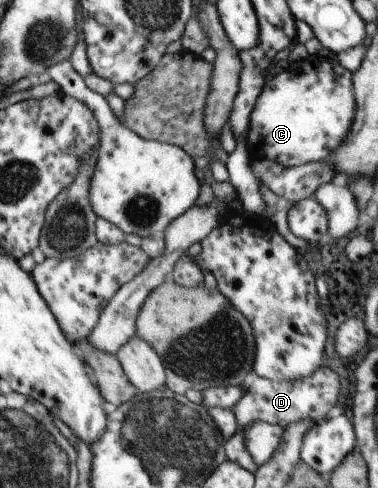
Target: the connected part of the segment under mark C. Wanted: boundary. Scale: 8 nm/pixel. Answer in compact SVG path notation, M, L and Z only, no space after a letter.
M309 55L304 59L295 61L289 64L288 68L275 76L273 80L265 81L263 90L257 97L255 106L250 114L250 123L248 126L248 135L246 136L246 142L248 143L248 150L252 158L257 160L269 159L279 163L281 166L296 167L305 163L314 163L317 161L323 161L325 158L329 158L330 154L343 142L344 136L350 129L351 121L355 112L355 99L353 92L352 72L345 69L338 60L330 60L319 55Z

